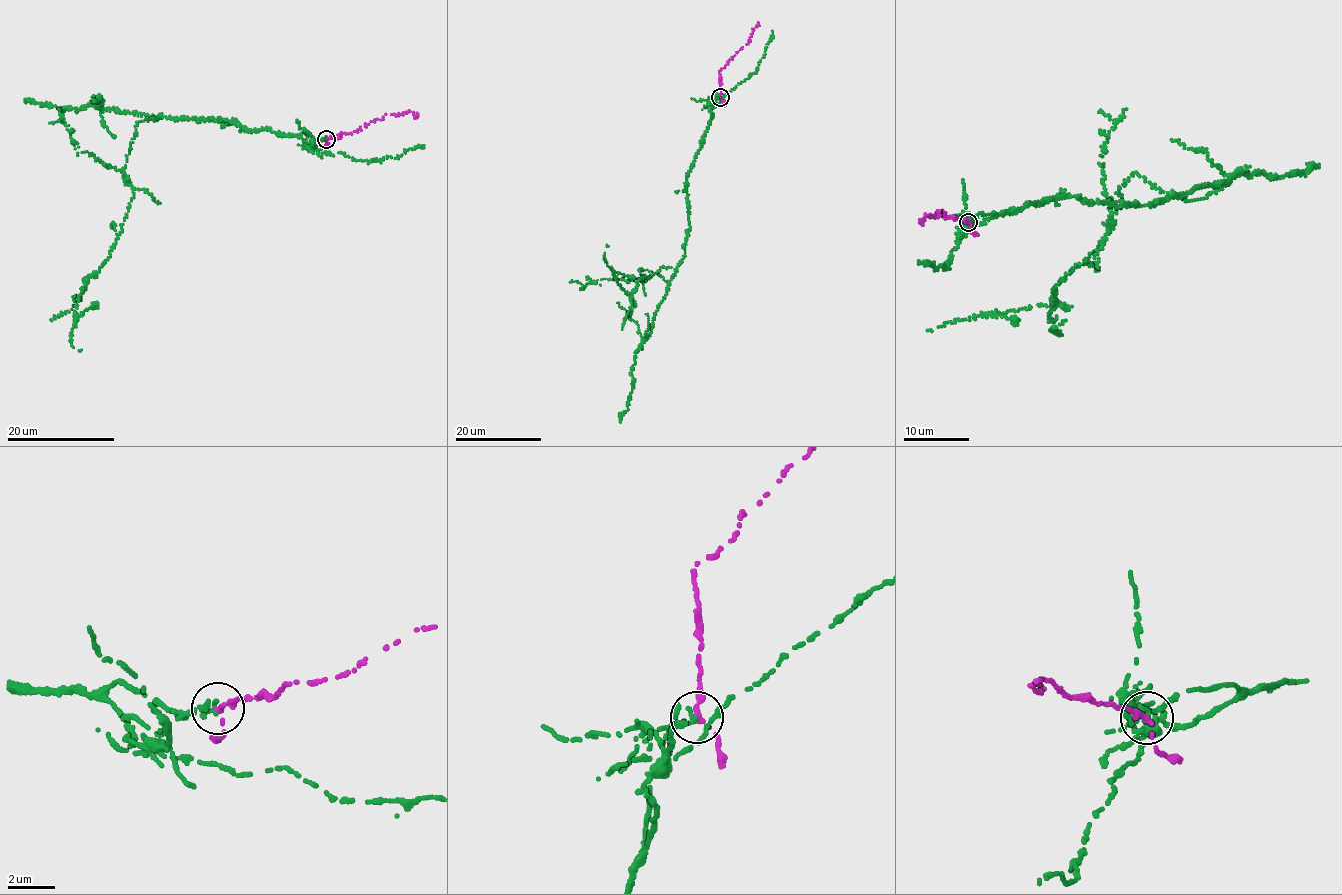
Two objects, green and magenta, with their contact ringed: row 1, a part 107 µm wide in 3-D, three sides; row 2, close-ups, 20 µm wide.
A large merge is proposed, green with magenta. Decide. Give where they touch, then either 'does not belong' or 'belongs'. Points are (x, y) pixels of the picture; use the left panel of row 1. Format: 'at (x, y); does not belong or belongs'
at (326, 139); does not belong

